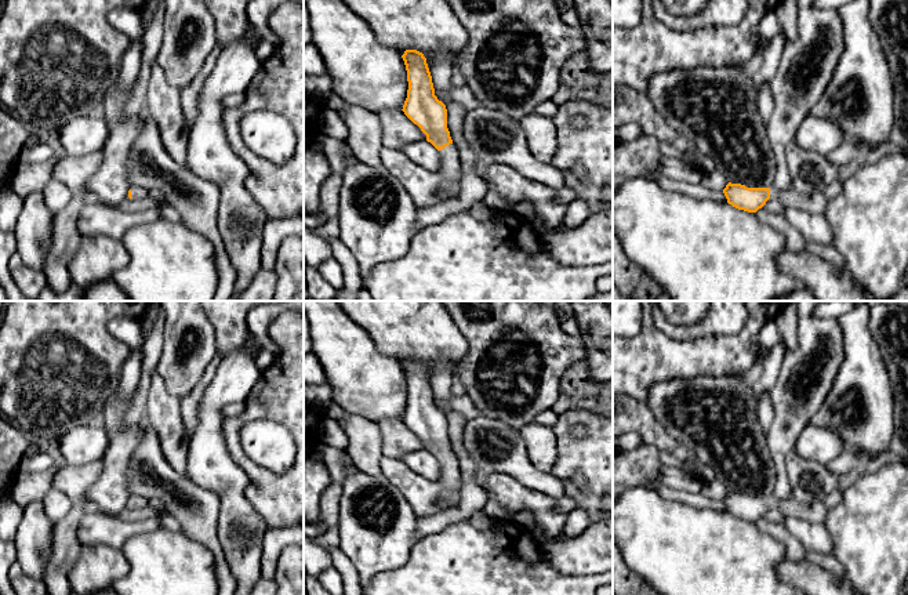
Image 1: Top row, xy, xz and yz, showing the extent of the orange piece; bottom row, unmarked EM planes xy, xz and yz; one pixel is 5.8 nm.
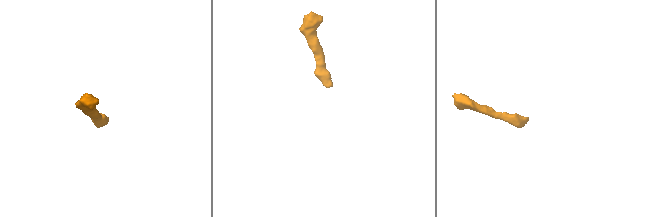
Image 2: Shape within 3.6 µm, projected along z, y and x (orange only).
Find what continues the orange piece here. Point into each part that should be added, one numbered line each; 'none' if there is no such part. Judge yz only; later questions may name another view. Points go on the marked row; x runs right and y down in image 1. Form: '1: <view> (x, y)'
1: yz (813, 203)

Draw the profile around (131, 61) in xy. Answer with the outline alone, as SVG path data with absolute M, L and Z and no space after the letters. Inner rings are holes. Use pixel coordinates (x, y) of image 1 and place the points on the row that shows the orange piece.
M142 36L131 39L130 48L123 55L117 86L124 88L135 83L142 65Z

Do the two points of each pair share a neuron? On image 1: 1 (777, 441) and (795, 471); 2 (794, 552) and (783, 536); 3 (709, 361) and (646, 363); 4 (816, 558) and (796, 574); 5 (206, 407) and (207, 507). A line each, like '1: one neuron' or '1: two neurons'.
1: two neurons
2: one neuron
3: one neuron
4: two neurons
5: two neurons

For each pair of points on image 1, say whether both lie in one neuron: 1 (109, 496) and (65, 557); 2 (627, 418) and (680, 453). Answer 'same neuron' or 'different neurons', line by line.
1: different neurons
2: same neuron

